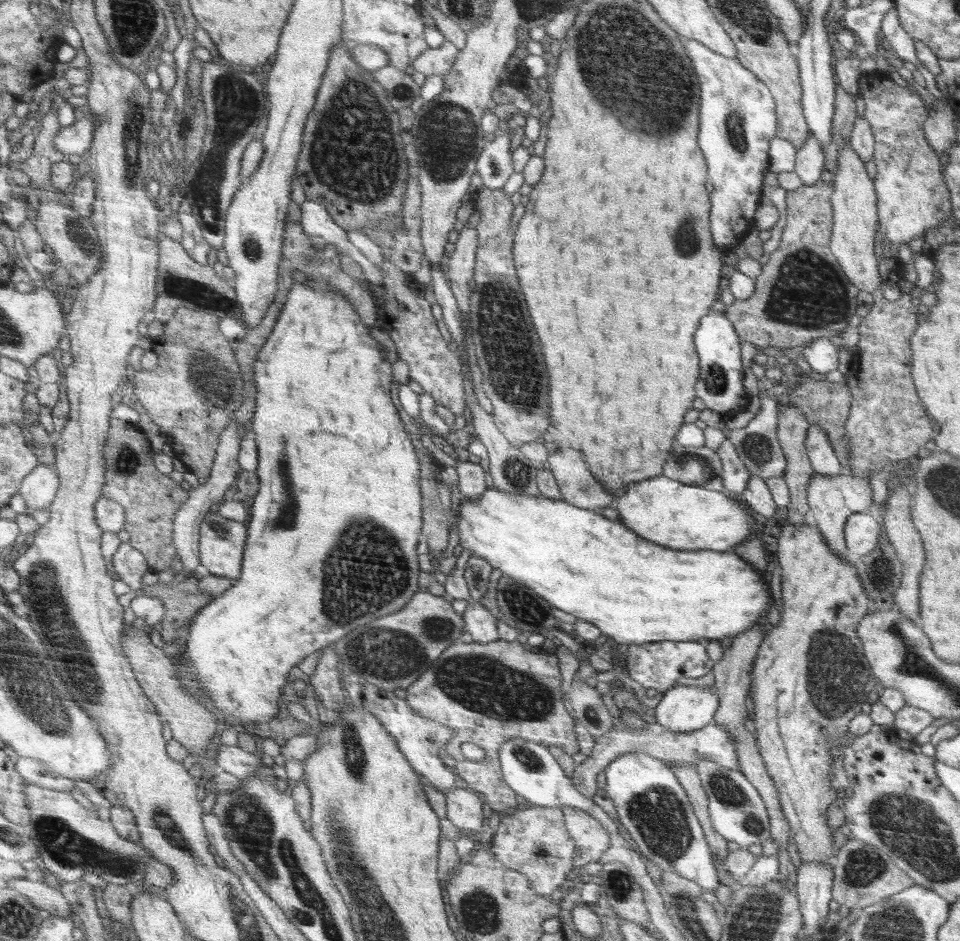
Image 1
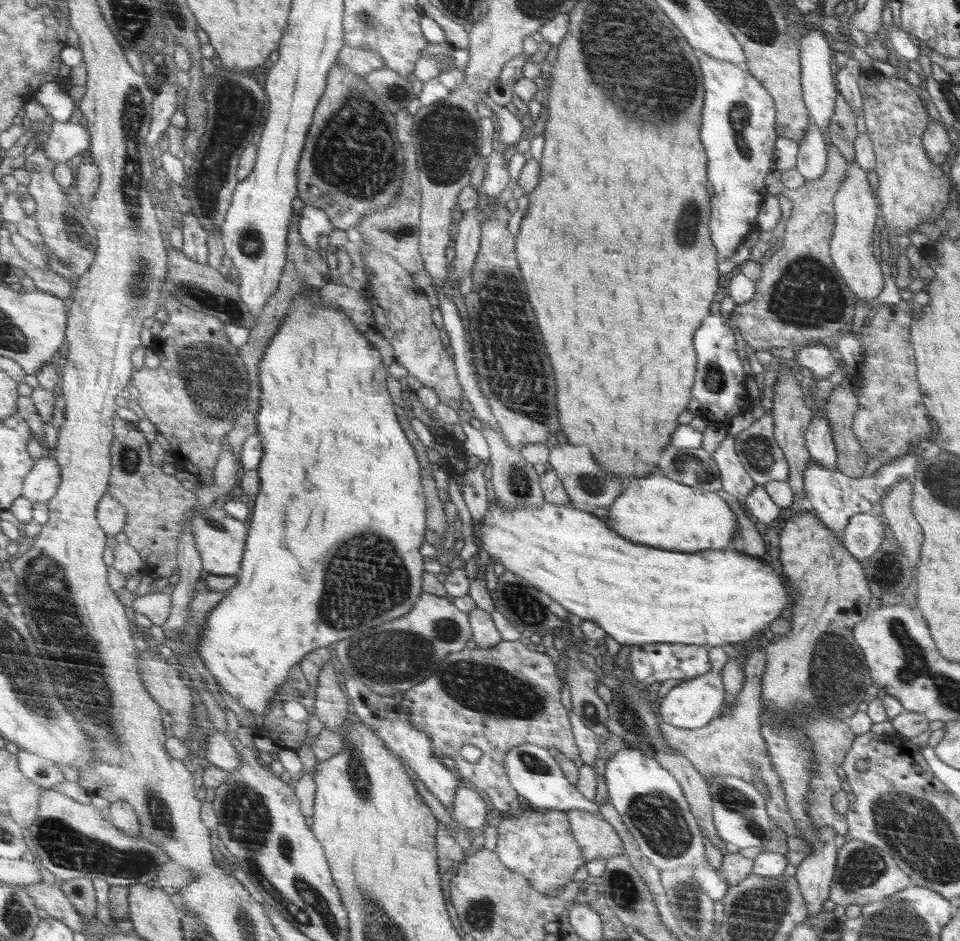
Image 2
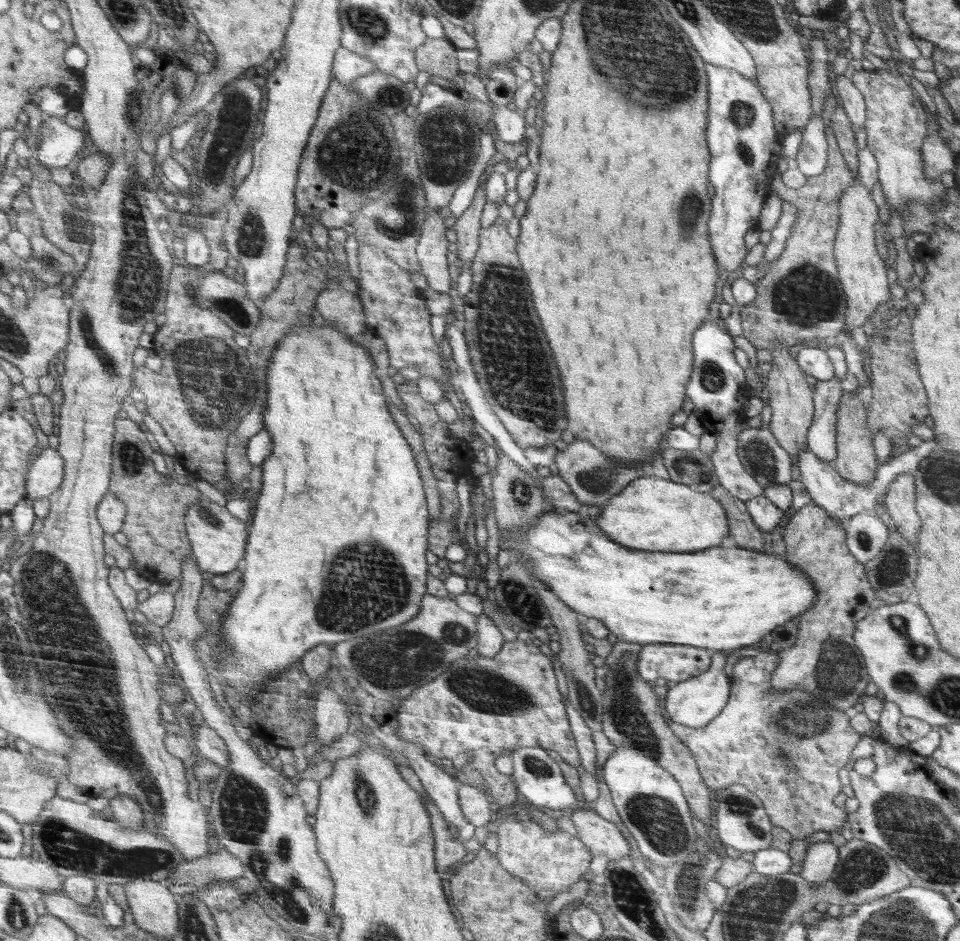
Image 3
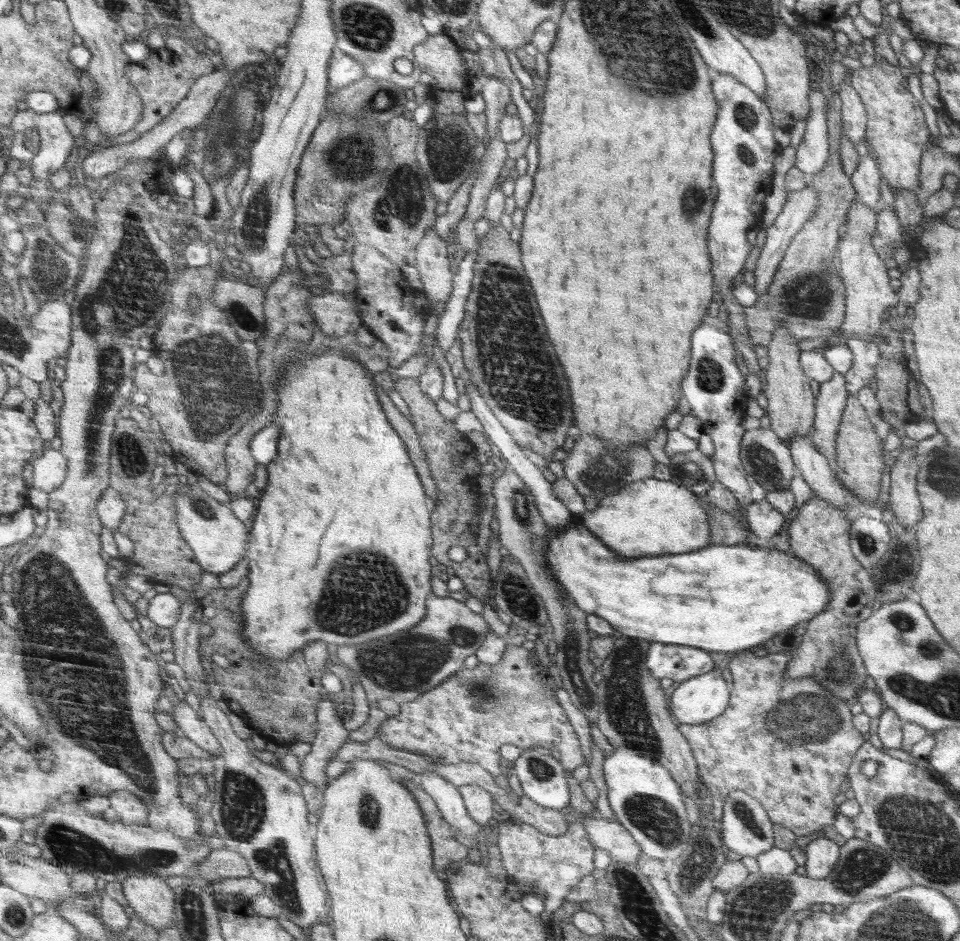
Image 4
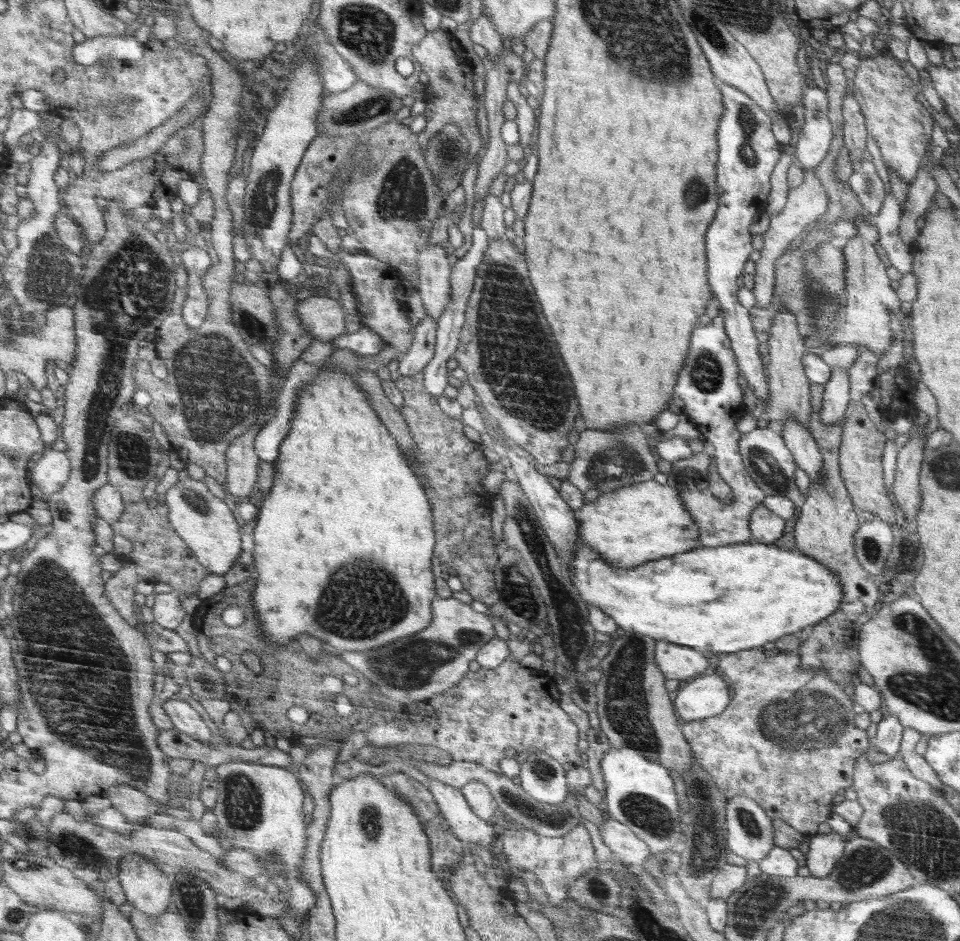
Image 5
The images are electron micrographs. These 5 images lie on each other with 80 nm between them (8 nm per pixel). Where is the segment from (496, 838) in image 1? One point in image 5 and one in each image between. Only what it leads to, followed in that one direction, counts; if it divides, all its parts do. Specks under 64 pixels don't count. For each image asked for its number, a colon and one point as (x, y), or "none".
2: (539, 845)
3: (543, 859)
4: (555, 864)
5: (557, 862)

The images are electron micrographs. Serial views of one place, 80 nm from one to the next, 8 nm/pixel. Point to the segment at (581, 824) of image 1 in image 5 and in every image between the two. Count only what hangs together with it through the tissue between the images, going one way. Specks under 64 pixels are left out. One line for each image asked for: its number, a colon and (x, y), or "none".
2: (597, 838)
3: (602, 837)
4: (609, 834)
5: (626, 847)

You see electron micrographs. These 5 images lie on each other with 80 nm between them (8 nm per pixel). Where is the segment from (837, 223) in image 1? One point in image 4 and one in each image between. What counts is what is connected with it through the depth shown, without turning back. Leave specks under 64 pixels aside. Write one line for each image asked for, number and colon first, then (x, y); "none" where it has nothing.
2: (856, 209)
3: (863, 276)
4: (868, 293)

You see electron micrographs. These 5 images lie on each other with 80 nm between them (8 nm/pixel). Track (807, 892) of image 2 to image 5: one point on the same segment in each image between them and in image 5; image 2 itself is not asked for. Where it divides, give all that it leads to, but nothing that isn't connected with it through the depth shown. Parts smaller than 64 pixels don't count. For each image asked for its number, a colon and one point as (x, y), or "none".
3: (821, 859)
4: (822, 854)
5: (825, 850)

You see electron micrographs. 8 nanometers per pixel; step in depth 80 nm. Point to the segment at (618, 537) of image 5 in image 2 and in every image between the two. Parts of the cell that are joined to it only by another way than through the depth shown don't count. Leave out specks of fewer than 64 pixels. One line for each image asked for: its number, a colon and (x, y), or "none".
2: (656, 511)
3: (653, 514)
4: (649, 518)

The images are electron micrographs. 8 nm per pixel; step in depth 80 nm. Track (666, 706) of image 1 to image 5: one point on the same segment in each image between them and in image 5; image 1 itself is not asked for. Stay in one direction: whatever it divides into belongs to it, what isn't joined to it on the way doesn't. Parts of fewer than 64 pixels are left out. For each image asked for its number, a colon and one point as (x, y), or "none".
2: (694, 703)
3: (695, 702)
4: (695, 701)
5: (706, 695)

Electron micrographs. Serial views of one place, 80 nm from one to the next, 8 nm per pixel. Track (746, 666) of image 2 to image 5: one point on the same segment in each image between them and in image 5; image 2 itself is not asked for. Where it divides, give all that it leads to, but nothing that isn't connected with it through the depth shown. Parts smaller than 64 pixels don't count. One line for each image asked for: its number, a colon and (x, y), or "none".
3: (793, 765)
4: (796, 767)
5: (793, 769)

